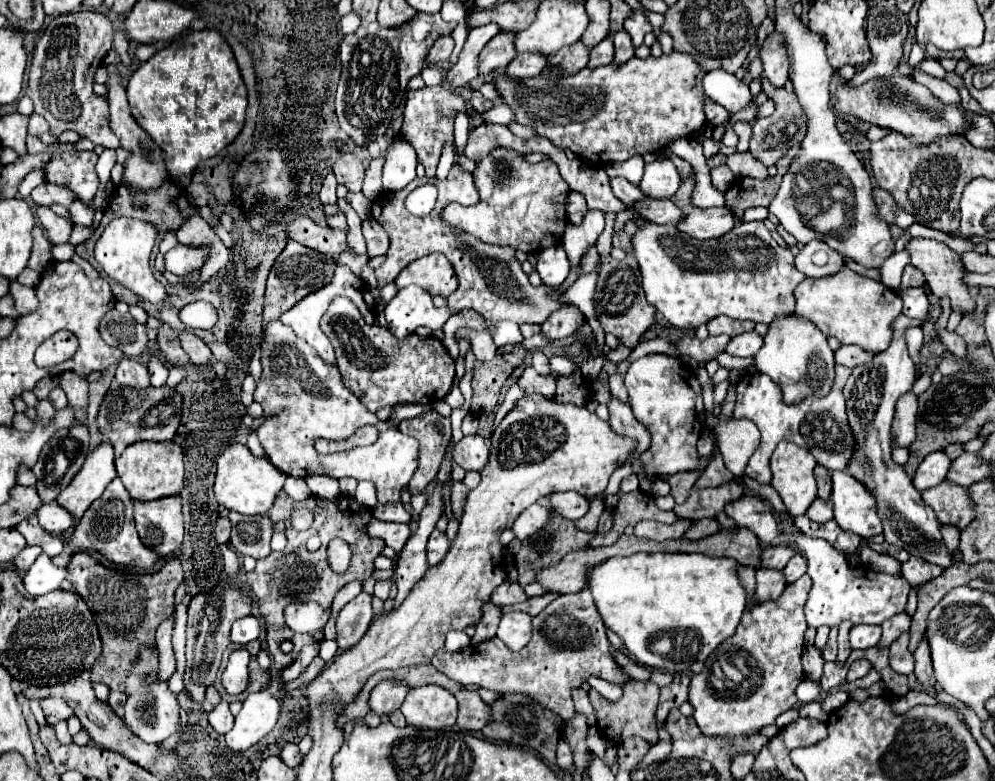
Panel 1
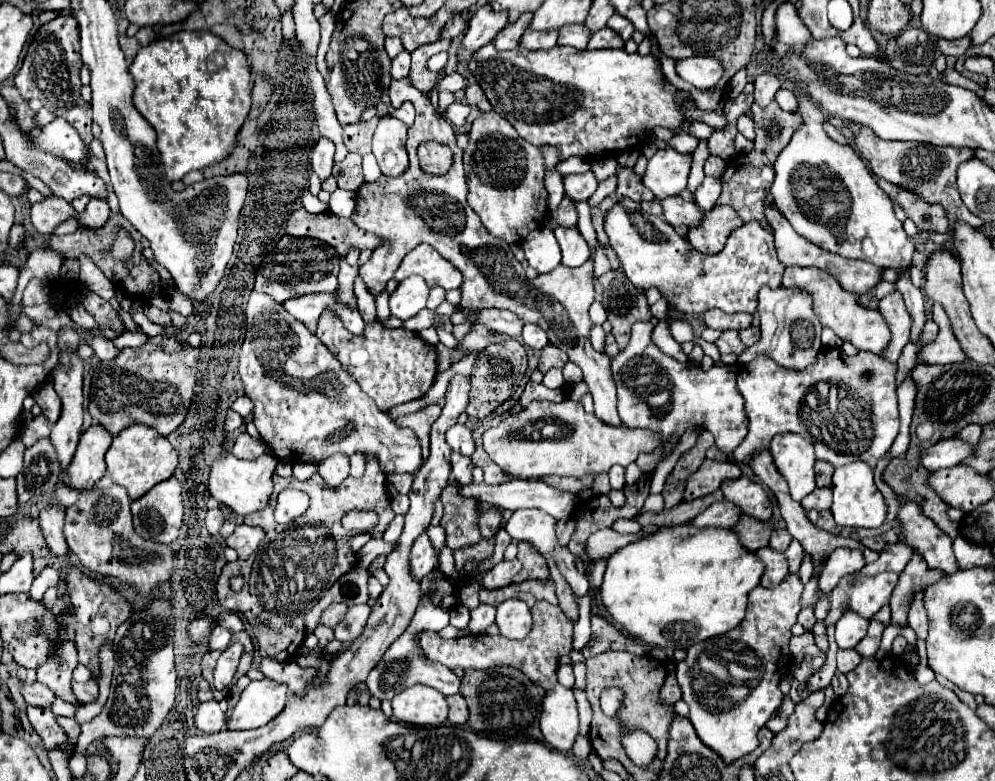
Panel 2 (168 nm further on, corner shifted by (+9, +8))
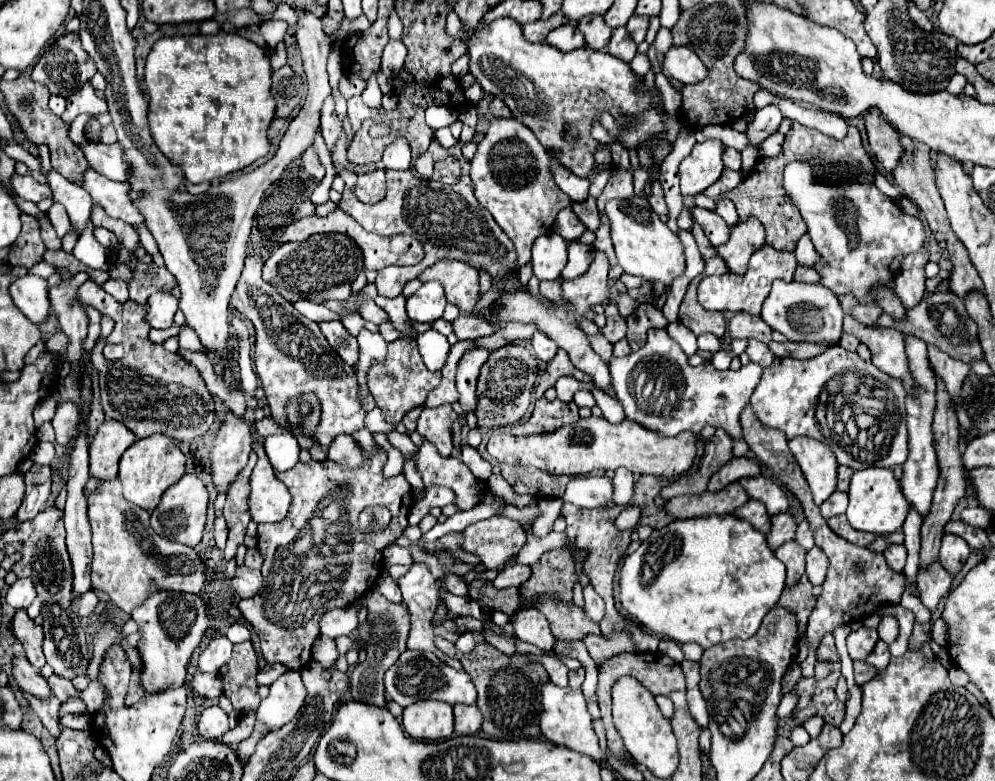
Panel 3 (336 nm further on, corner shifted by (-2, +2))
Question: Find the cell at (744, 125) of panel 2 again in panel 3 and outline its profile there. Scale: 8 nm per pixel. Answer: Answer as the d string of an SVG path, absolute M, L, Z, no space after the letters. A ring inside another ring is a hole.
M773 134L773 136L769 136L769 140L765 140L765 144L763 144L763 148L761 148L763 156L775 156L775 154L781 150L783 140L785 140L783 134Z

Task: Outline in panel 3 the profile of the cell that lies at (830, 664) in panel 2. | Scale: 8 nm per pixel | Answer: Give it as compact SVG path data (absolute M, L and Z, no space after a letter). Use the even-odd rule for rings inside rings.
M831 672L827 678L817 680L815 676L811 678L801 678L793 686L793 694L799 698L793 716L797 724L811 716L821 716L827 724L839 726L845 718L845 704L837 700L835 696L835 684L839 680L841 672Z

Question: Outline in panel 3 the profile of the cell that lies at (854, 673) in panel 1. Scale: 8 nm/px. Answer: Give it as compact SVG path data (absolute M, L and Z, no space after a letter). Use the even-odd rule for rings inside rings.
M857 660L857 662L853 662L853 666L855 666L855 680L857 680L859 686L867 684L867 682L873 680L875 674L877 674L877 670L875 670L871 664L867 664L867 662Z

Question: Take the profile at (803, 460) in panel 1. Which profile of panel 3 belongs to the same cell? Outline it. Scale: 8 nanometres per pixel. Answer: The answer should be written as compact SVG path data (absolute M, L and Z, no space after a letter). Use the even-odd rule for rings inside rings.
M807 436L789 440L789 448L799 462L817 506L821 506L837 488L837 458L829 446Z

